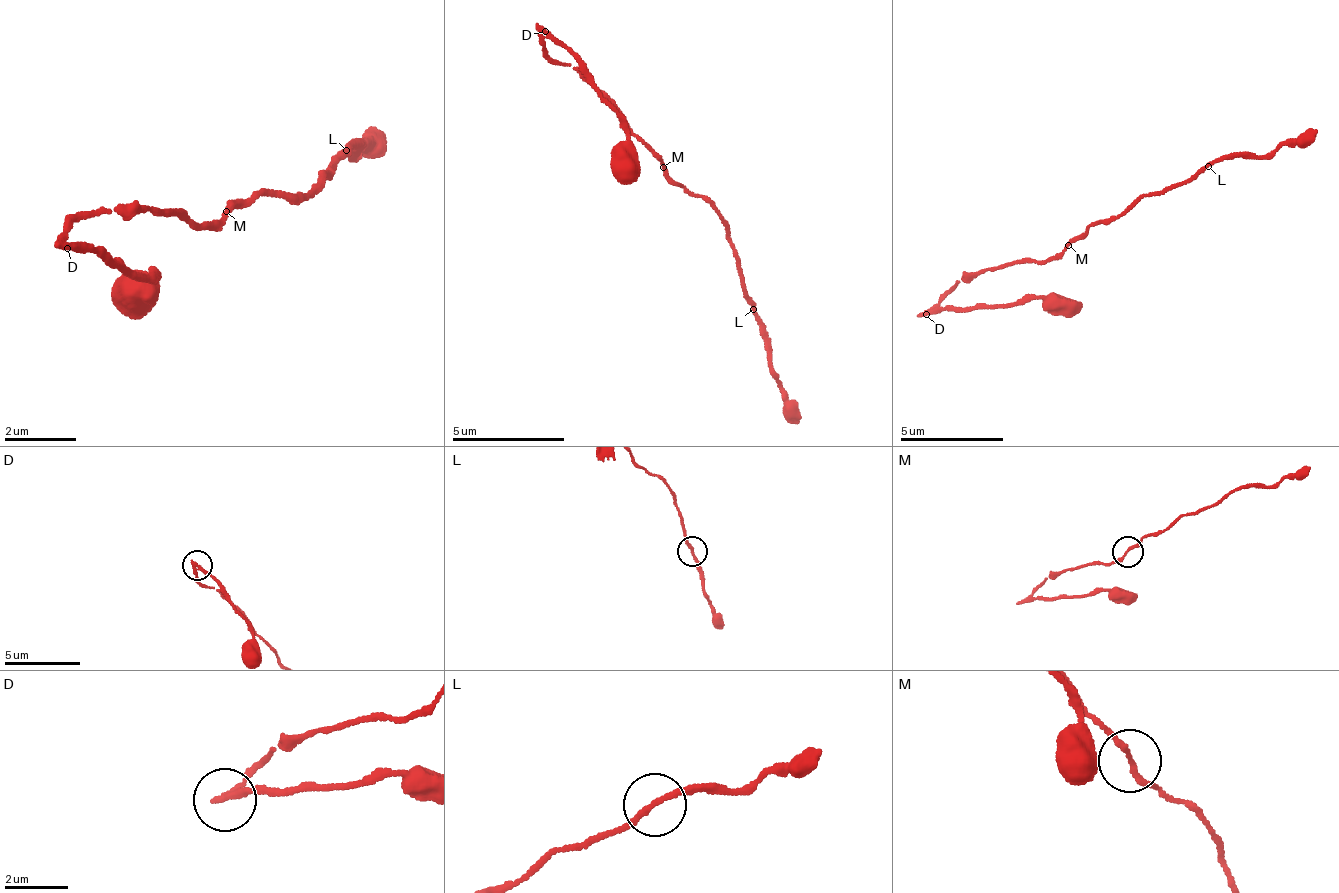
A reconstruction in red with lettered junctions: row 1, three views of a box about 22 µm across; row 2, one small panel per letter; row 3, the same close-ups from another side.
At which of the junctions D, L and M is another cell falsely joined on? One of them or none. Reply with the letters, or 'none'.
D

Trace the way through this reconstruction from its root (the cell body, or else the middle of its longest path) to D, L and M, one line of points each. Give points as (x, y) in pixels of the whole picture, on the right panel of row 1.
D: (1054, 253), (1047, 258), (1002, 263), (994, 270), (967, 274), (925, 316)
L: (1054, 253), (1060, 252), (1091, 226), (1112, 223), (1144, 194), (1161, 194), (1167, 188), (1177, 188), (1208, 166)
M: (1054, 253), (1067, 246)

